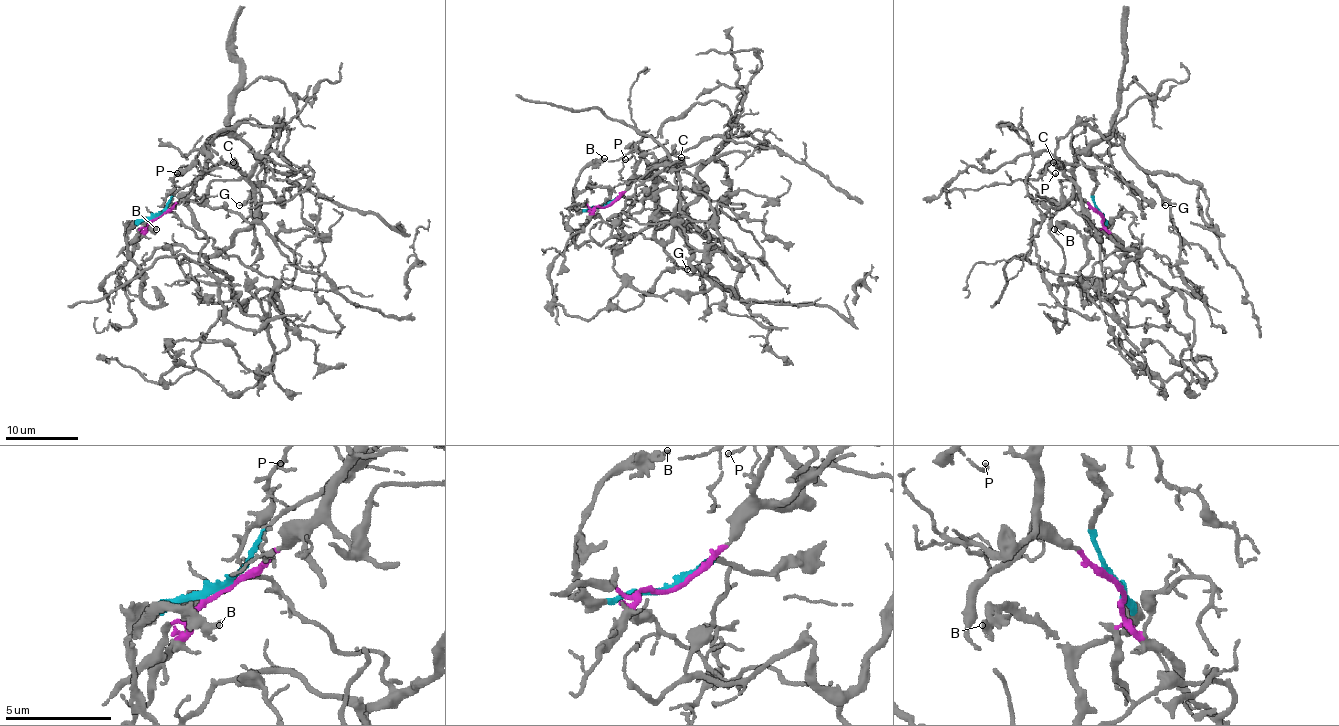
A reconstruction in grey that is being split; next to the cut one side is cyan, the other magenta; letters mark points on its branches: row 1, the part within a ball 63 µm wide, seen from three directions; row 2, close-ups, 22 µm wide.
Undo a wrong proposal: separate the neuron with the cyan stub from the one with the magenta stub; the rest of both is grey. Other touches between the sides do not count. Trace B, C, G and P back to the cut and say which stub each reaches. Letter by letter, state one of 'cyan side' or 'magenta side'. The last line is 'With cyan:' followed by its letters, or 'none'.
B: cyan side
C: cyan side
G: magenta side
P: magenta side
With cyan: B, C

